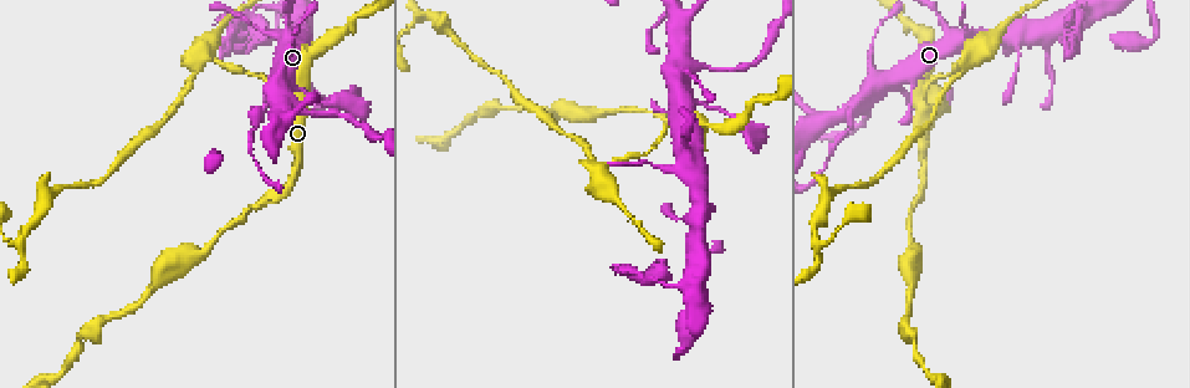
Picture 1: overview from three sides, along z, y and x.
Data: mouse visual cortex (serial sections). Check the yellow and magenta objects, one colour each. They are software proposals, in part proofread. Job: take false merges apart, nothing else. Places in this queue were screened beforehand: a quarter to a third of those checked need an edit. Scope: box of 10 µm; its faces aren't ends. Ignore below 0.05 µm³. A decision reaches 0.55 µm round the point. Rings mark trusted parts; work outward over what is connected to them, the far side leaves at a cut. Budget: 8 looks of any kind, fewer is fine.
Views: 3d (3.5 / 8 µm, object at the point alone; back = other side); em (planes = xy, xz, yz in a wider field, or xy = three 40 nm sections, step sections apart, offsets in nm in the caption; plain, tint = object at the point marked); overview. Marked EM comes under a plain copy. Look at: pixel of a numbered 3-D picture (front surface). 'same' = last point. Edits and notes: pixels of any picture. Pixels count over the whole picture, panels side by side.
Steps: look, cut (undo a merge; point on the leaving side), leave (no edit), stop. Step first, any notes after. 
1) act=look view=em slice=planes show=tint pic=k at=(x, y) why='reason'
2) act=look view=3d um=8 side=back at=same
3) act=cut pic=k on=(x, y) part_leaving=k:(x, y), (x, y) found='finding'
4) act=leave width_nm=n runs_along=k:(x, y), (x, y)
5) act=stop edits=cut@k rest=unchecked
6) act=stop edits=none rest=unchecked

act=look view=3d um=8 pic=1 at=(869, 114) why='calibre changes'

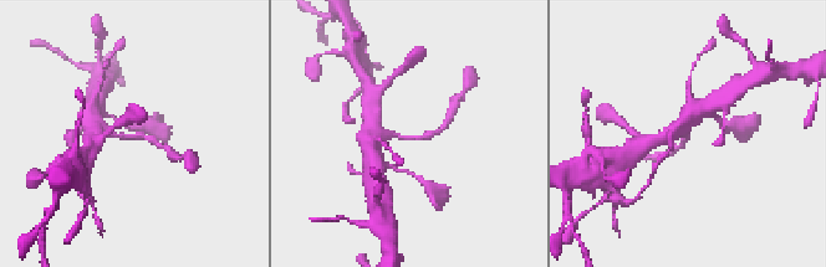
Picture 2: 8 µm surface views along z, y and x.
act=look view=3d um=3.5 at=same

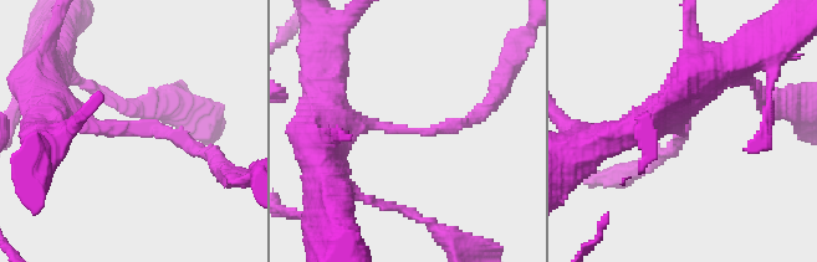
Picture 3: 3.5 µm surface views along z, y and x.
act=look view=em slice=planes show=tint pic=3 at=(126, 129)

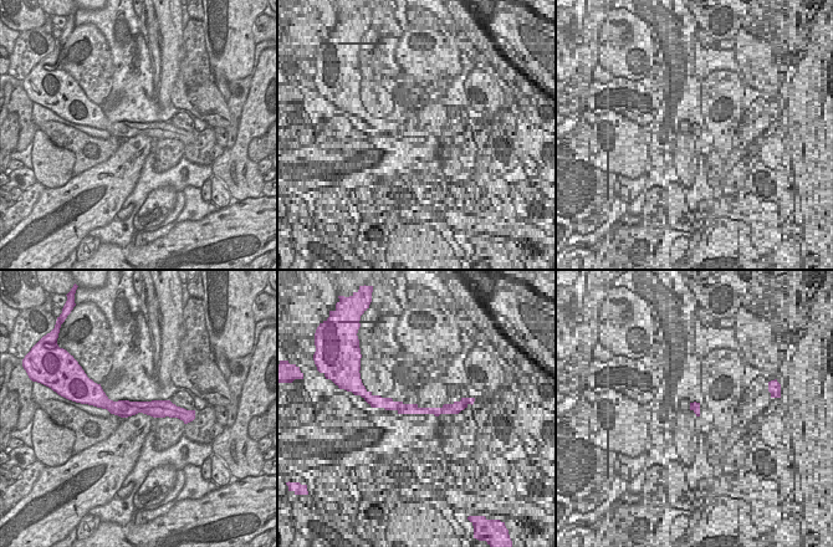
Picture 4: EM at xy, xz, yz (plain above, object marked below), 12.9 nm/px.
act=leave arm_widths_nm=150,400 runs_along=4:(100, 400), (178, 413) found='continuous, no second cell'

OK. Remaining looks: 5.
act=look view=em slice=xy step=2 show=tint pic=1 at=(968, 59) why='small branch off a trunk'

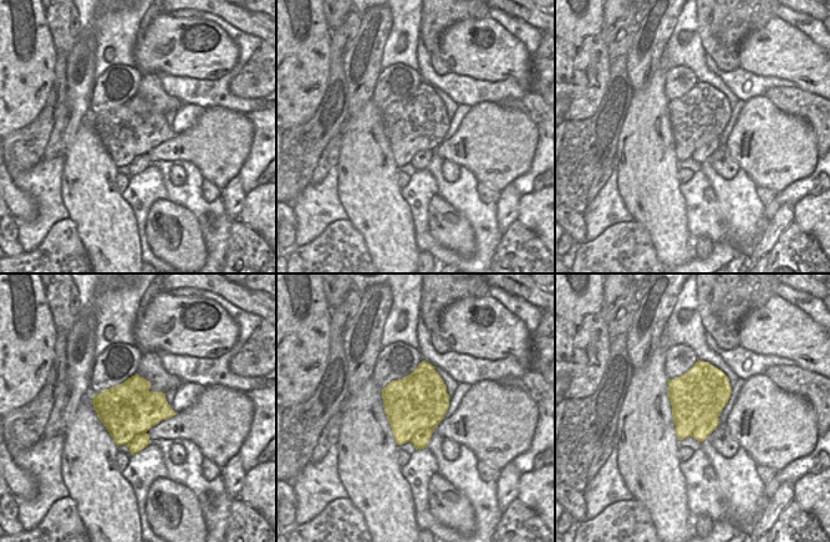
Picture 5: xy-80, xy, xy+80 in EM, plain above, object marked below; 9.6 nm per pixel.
act=look view=3d um=3.5 side=back at=same

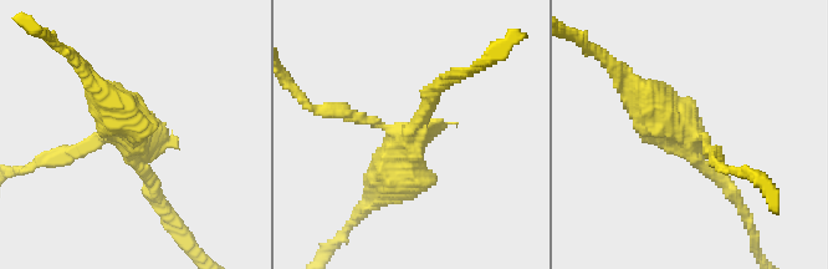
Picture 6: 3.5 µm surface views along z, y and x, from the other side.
act=cut pic=6 on=(418, 128) part_leaving=6:(383, 126), (410, 136), (440, 85) found='two cells meet here'

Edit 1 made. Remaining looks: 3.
act=look view=em slice=planes show=tint pic=1 at=(689, 139) why='sudden change in width'

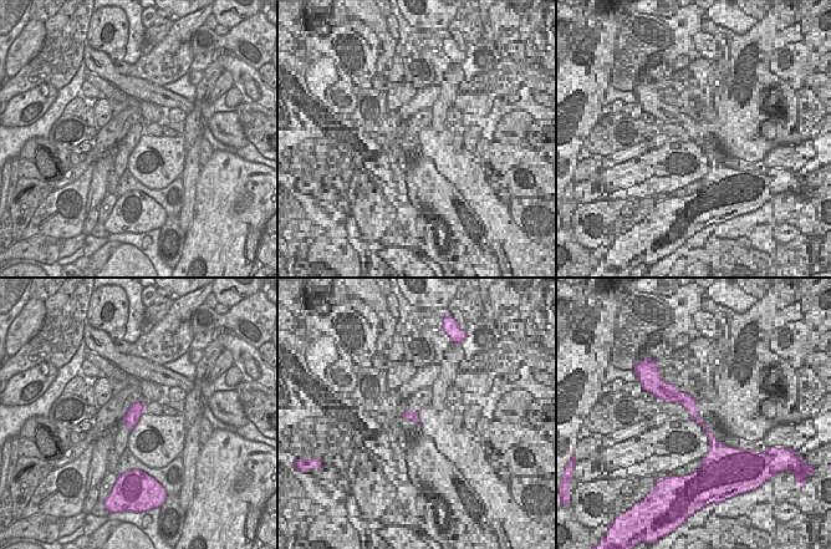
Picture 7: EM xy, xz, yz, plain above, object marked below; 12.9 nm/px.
act=look view=3d um=3.5 at=same why='wider look'

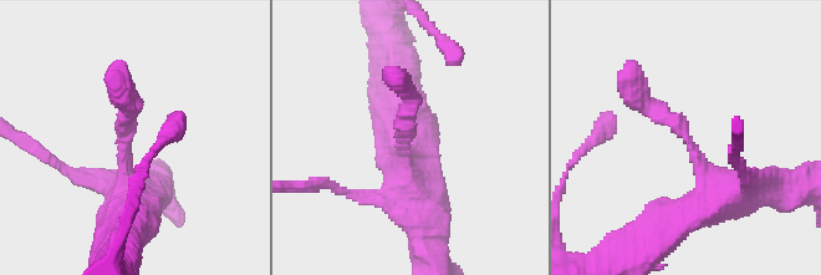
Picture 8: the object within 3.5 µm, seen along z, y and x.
act=leave runs_along=8:(694, 212), (713, 200), (691, 143), (633, 101) found='one cell here'

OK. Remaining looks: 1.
act=stop edits=cut@6 rest=unchecked

